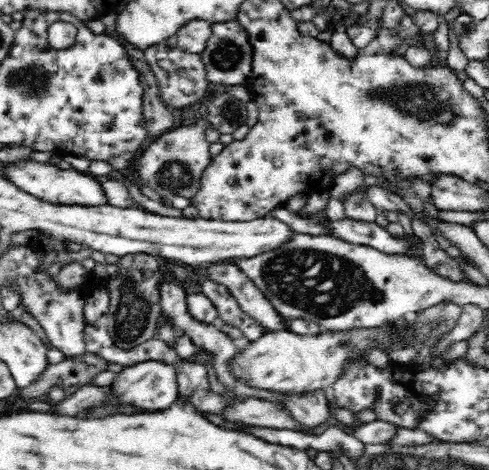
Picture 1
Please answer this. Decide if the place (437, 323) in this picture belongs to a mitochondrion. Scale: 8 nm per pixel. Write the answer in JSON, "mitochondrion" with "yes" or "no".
{"mitochondrion":"yes"}

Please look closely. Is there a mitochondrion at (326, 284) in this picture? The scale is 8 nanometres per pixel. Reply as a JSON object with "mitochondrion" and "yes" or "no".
{"mitochondrion":"yes"}

